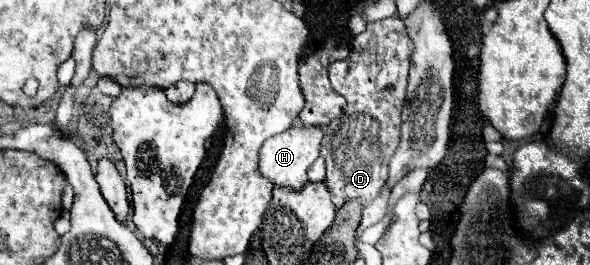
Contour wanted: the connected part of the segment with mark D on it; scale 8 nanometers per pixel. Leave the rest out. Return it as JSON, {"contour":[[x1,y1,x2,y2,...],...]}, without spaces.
{"contour":[[388,17,370,23,364,33,352,39,350,47,352,49,346,59,330,65,330,83,348,101,348,105,344,109,346,117,338,117,330,125,330,131,324,131,322,155,326,157,326,187,332,193,332,197,342,203,360,201,362,209,366,209,380,195,388,177,388,161,398,149,400,125,402,125,400,109,406,97,408,69,410,69,414,45,412,39,408,37,404,21,400,17]]}

